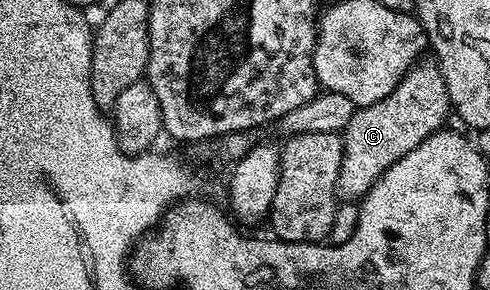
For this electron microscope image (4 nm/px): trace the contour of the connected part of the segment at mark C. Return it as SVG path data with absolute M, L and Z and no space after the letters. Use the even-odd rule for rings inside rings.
M419 61L409 70L404 77L396 84L396 88L392 92L388 92L388 96L384 96L384 100L380 100L371 106L363 106L355 109L352 120L348 120L346 129L341 131L342 135L342 163L340 164L340 172L338 173L338 197L342 200L358 200L363 194L370 191L370 185L383 174L388 168L392 168L392 164L396 164L396 160L400 160L400 156L408 156L408 152L412 152L412 148L416 148L416 144L420 144L428 136L432 136L436 131L443 129L447 125L446 117L451 117L452 107L450 97L448 96L448 88L444 84L444 76L439 72L437 65L433 61Z

